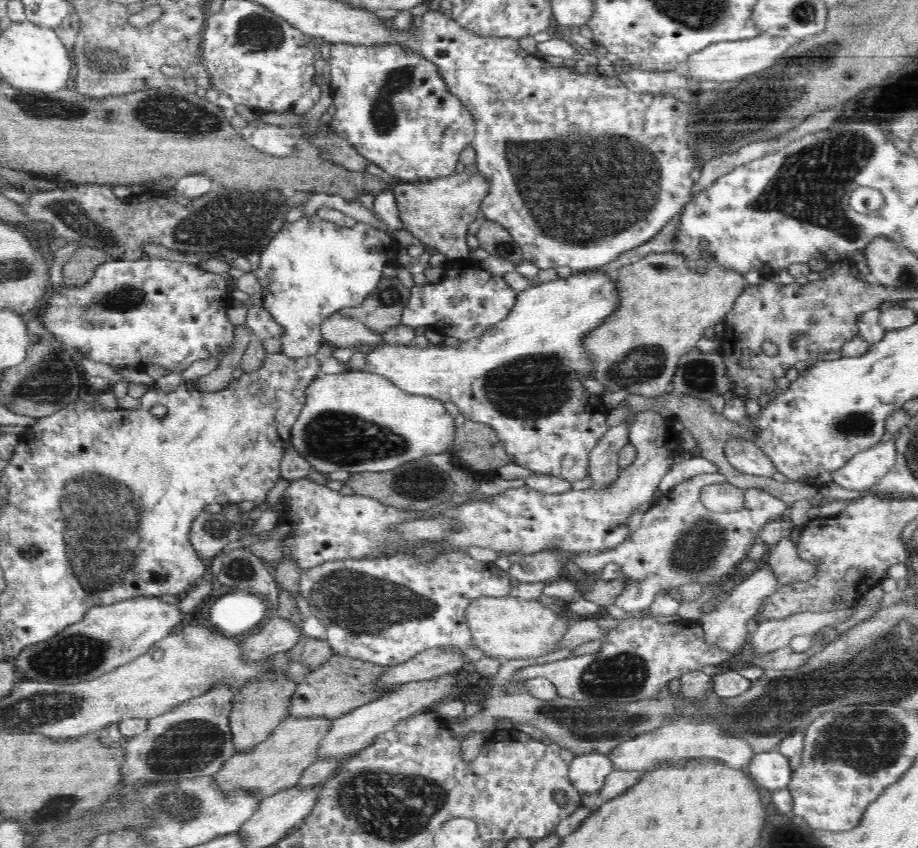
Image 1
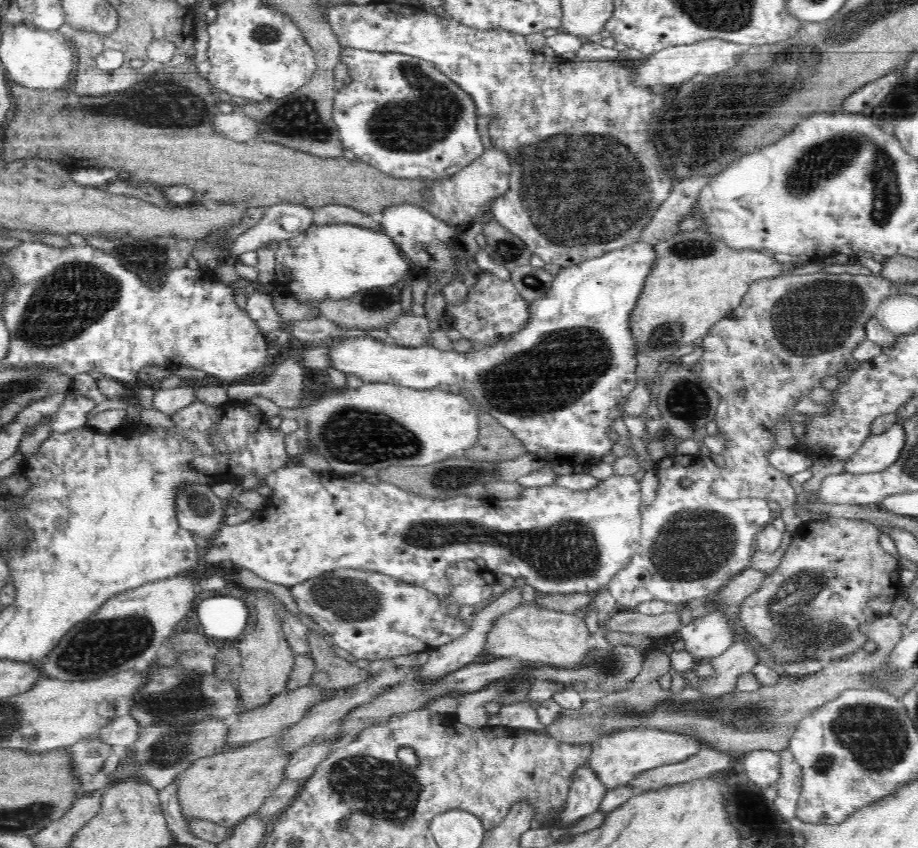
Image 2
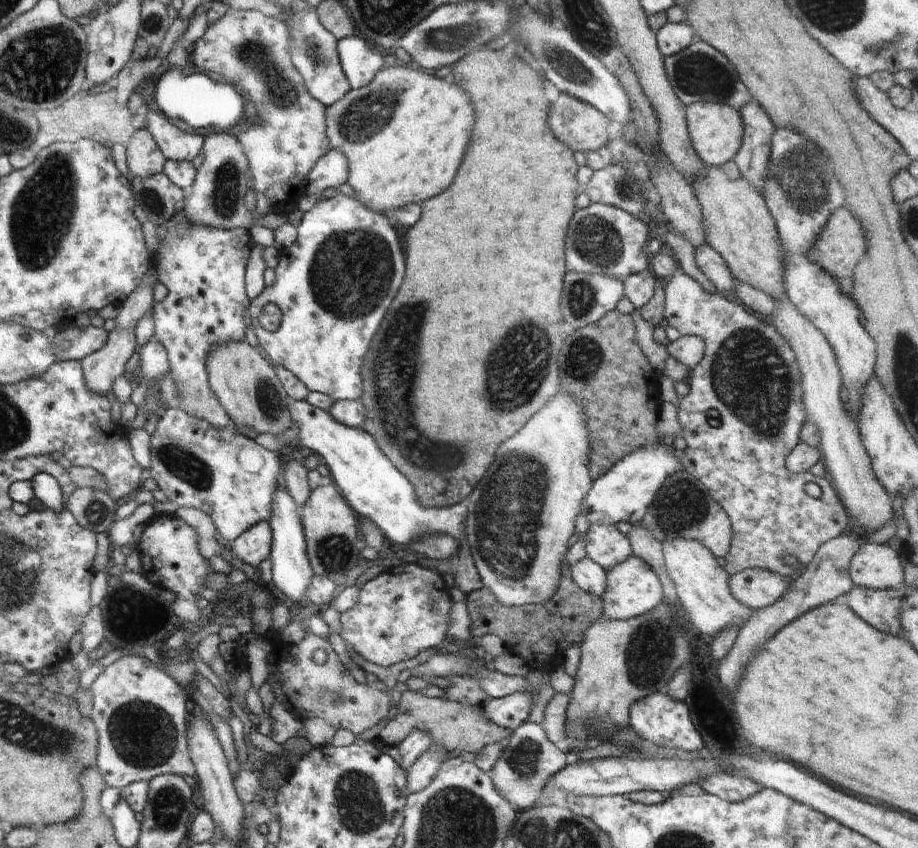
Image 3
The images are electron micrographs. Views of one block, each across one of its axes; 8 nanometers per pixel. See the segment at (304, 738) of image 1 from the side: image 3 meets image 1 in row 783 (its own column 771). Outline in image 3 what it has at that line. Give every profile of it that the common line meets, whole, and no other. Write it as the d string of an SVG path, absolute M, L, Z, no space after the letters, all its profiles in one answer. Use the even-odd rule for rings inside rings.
M707 166L706 176L693 179L693 191L706 226L706 242L724 258L733 276L774 300L785 292L782 246L776 238L776 223L760 192L746 180L730 180L721 167Z

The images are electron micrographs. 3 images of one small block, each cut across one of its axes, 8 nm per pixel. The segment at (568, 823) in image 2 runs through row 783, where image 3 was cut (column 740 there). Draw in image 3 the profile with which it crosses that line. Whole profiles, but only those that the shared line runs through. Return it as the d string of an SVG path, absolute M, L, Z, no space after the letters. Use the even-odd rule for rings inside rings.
M748 568L730 576L732 596L752 610L774 604L788 588L785 577L769 570Z

